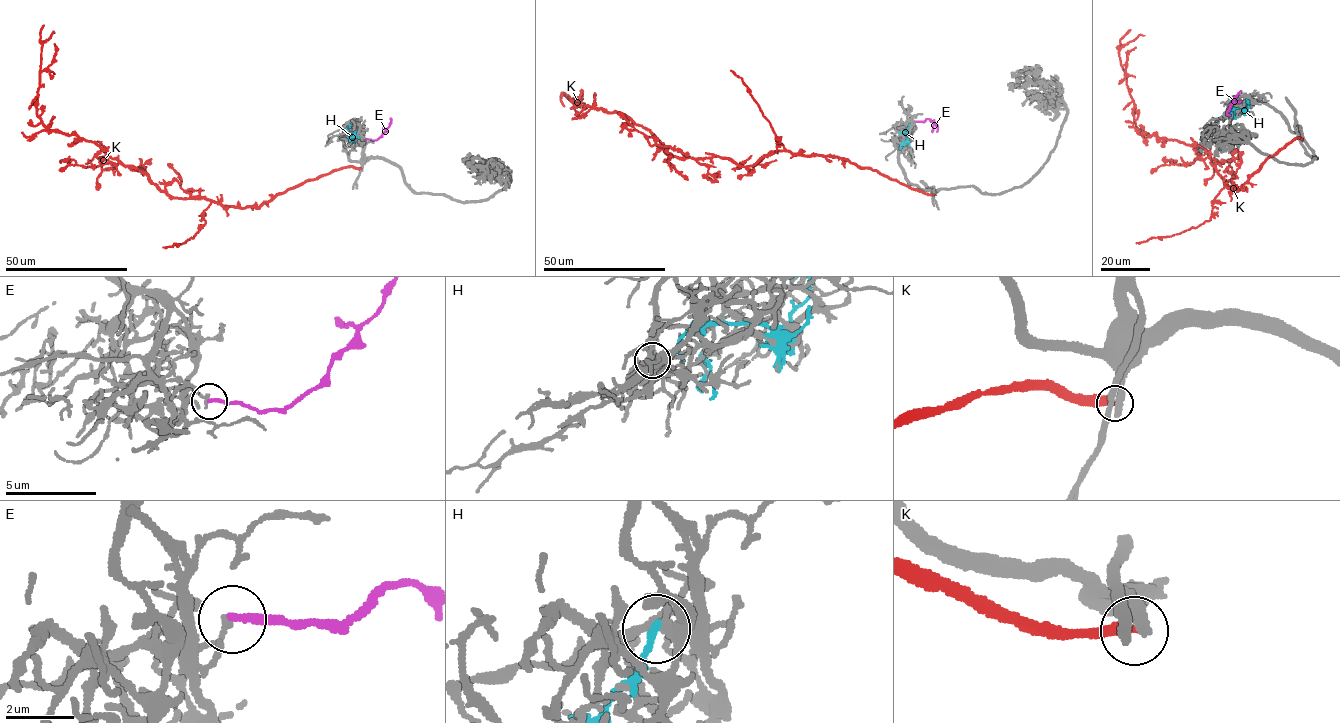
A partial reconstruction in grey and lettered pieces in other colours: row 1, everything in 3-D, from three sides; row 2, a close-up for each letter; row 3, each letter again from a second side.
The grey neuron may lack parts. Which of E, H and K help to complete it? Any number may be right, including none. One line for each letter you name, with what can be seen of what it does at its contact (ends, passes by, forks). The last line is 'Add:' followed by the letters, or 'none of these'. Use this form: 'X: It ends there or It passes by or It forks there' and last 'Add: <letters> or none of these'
Add: none of these

